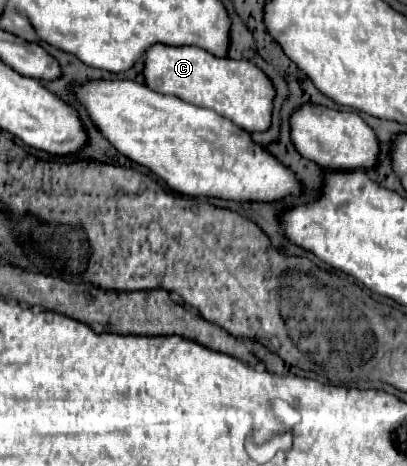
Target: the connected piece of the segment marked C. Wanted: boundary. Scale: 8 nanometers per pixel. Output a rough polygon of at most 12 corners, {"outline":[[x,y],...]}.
{"outline":[[198,46],[146,52],[148,88],[216,110],[272,124],[276,90],[252,62]]}

